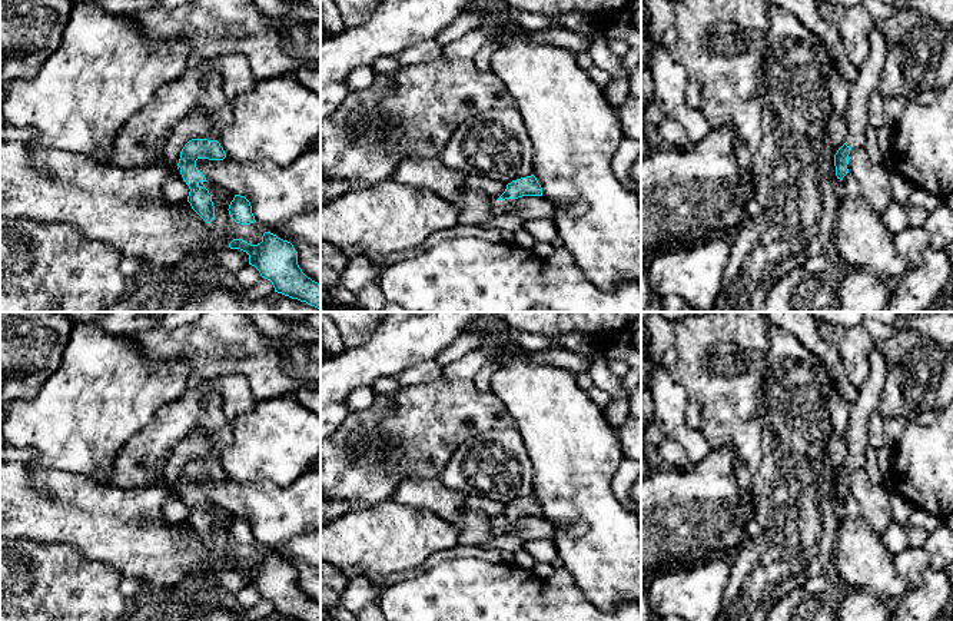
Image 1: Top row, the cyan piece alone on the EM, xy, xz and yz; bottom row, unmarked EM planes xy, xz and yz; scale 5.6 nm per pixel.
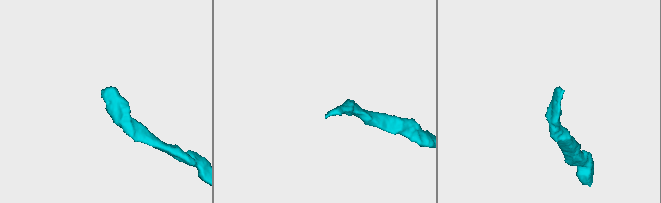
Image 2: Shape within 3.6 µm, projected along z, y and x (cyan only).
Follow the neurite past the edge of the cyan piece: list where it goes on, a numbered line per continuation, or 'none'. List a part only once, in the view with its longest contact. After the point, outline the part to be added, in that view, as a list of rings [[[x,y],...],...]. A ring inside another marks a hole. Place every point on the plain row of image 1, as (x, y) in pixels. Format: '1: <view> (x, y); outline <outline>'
1: xy (212, 421); outline [[[219,392],[209,395],[202,408],[202,415],[192,431],[202,429],[210,438],[210,449],[200,454],[196,459],[218,461],[225,448],[232,442],[230,422],[226,419]]]

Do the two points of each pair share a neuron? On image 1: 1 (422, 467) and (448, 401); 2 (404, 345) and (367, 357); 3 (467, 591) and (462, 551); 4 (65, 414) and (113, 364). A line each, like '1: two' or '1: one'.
1: one
2: one
3: two
4: one

